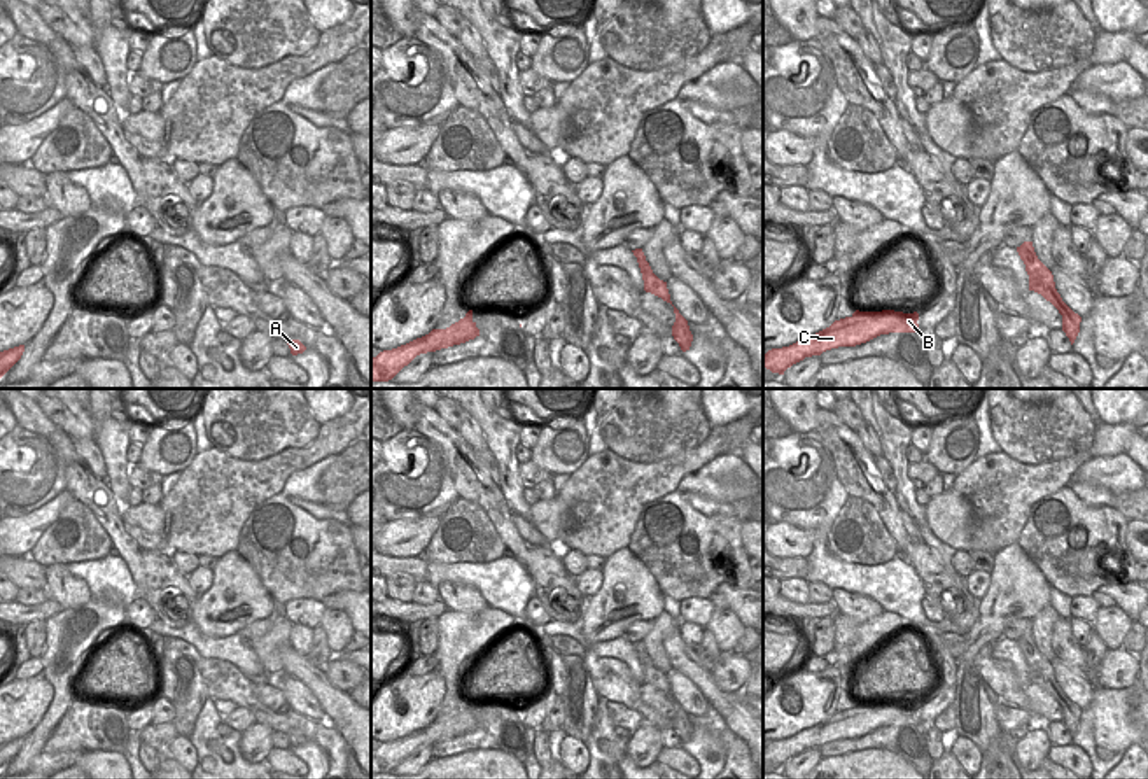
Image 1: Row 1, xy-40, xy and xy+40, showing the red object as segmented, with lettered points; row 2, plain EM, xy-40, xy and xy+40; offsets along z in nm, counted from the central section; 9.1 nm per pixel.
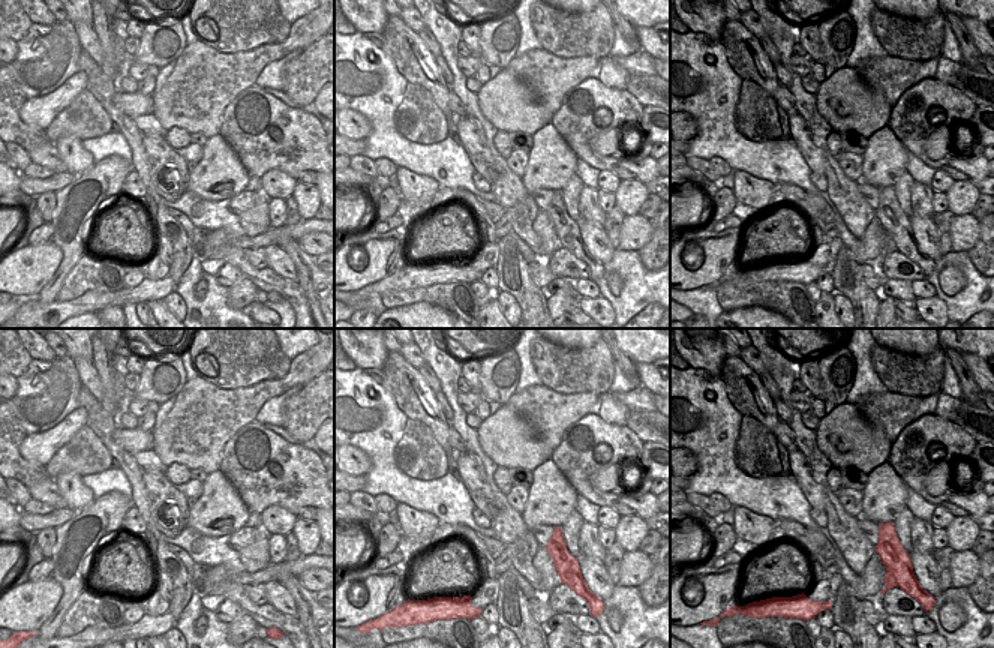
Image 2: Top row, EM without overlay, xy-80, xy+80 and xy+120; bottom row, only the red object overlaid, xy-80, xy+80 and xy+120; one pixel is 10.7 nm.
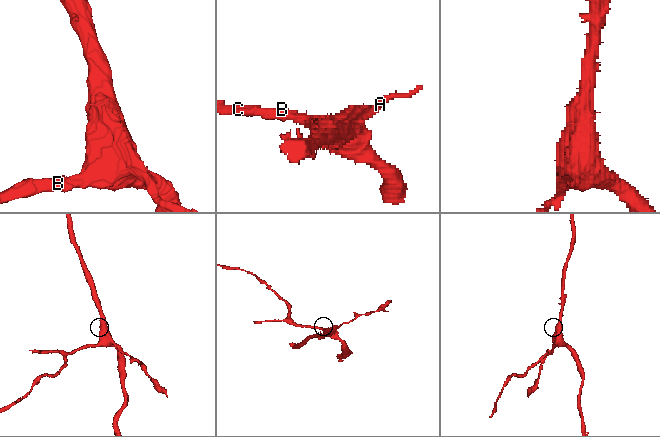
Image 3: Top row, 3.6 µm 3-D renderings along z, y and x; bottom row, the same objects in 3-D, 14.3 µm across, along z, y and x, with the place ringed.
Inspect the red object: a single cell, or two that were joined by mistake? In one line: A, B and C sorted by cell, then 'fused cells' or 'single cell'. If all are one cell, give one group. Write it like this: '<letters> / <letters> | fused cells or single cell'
A / B C | fused cells

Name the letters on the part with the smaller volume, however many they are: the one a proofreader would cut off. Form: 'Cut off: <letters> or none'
Cut off: A

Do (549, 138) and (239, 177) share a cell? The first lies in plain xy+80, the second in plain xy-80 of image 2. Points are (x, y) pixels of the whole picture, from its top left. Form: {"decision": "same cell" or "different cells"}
{"decision": "same cell"}

